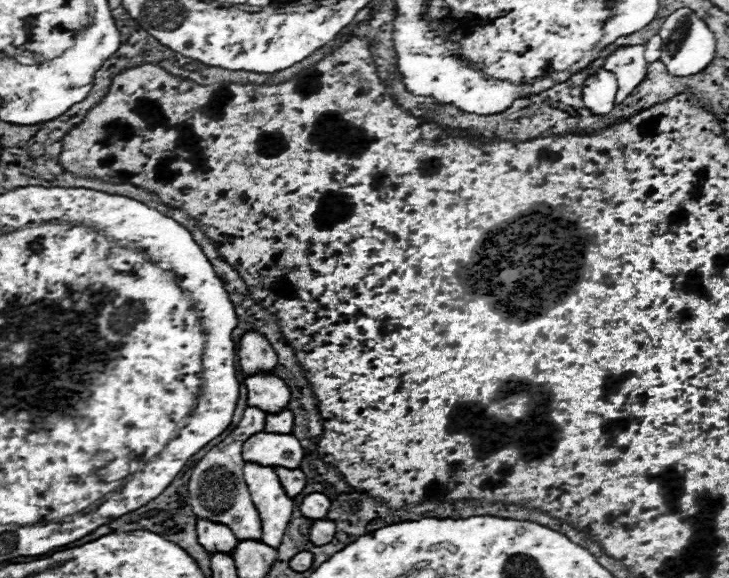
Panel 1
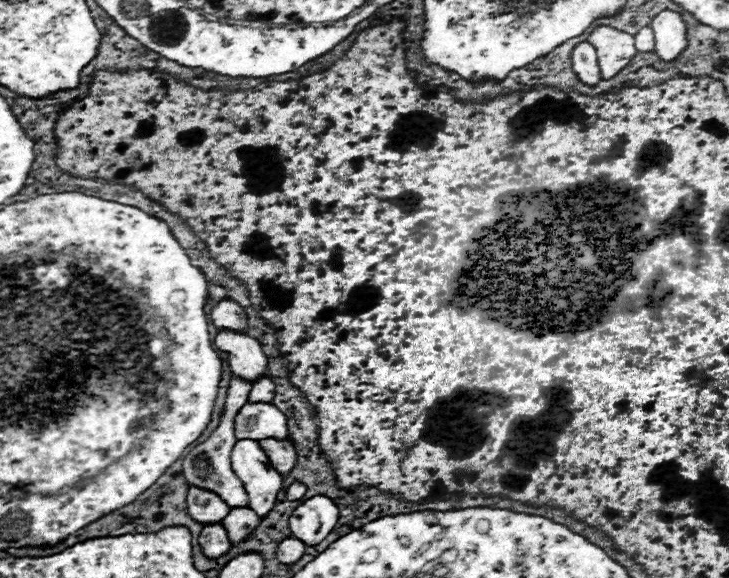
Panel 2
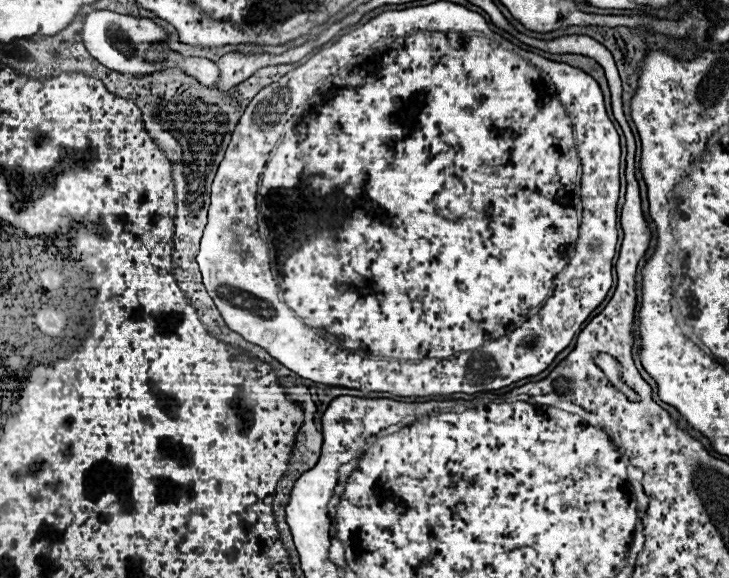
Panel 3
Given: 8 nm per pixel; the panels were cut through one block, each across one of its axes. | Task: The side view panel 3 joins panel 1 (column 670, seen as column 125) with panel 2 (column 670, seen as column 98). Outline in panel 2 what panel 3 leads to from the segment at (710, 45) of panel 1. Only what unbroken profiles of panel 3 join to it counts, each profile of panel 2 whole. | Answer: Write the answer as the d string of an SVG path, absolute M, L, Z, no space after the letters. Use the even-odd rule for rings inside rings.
M664 10L652 20L652 30L656 38L656 56L662 58L664 62L676 60L682 50L688 46L686 38L686 22L682 20L682 14L674 10Z

